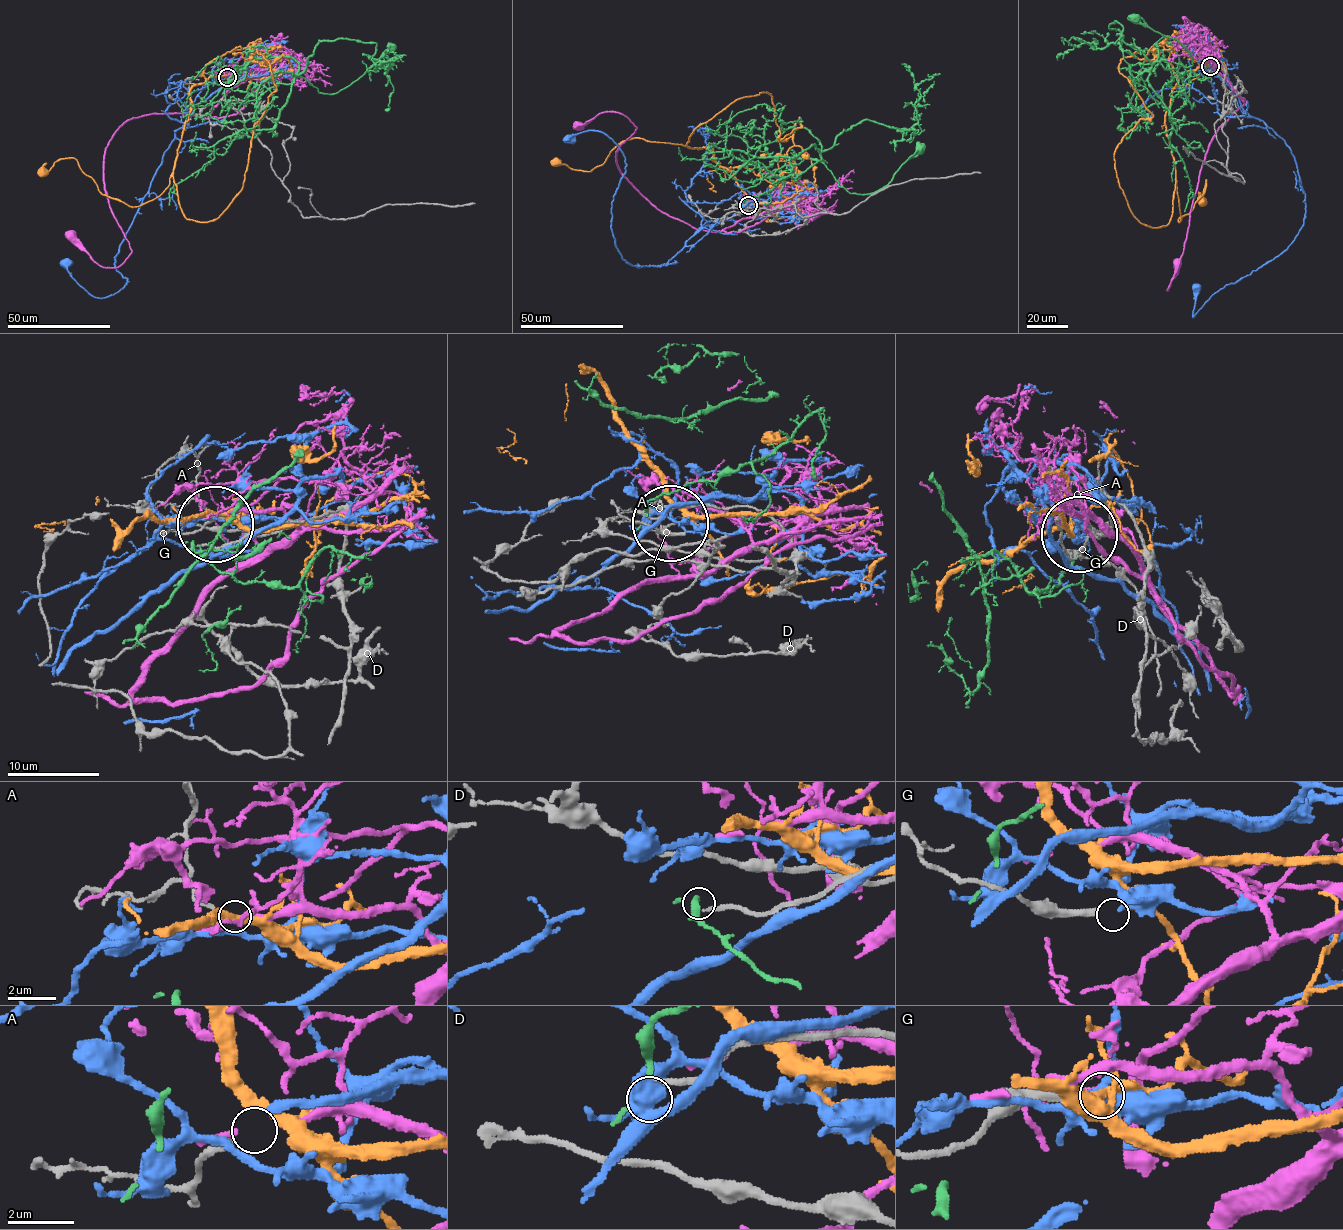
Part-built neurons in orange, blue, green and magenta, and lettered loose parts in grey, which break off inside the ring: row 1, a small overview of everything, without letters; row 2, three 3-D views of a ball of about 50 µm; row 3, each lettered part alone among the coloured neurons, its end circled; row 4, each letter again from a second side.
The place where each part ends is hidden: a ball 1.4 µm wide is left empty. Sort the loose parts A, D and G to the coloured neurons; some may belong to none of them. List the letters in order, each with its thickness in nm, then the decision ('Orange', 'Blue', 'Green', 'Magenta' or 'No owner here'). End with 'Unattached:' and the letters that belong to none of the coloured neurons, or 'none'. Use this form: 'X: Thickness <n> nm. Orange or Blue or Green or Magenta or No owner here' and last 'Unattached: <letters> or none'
A: Thickness 170 nm. Orange
D: Thickness 160 nm. No owner here
G: Thickness 320 nm. No owner here
Unattached: D, G

